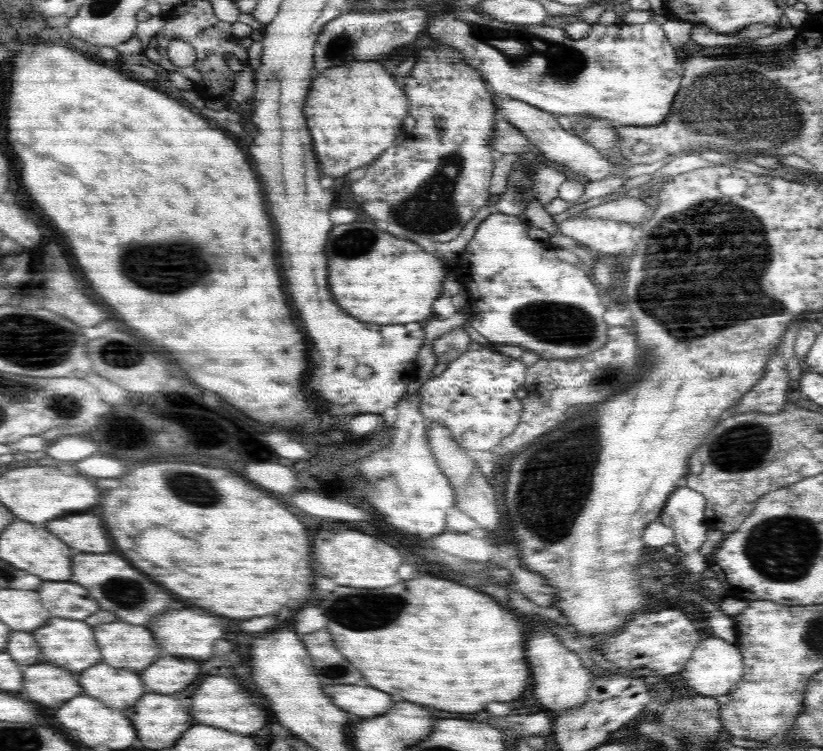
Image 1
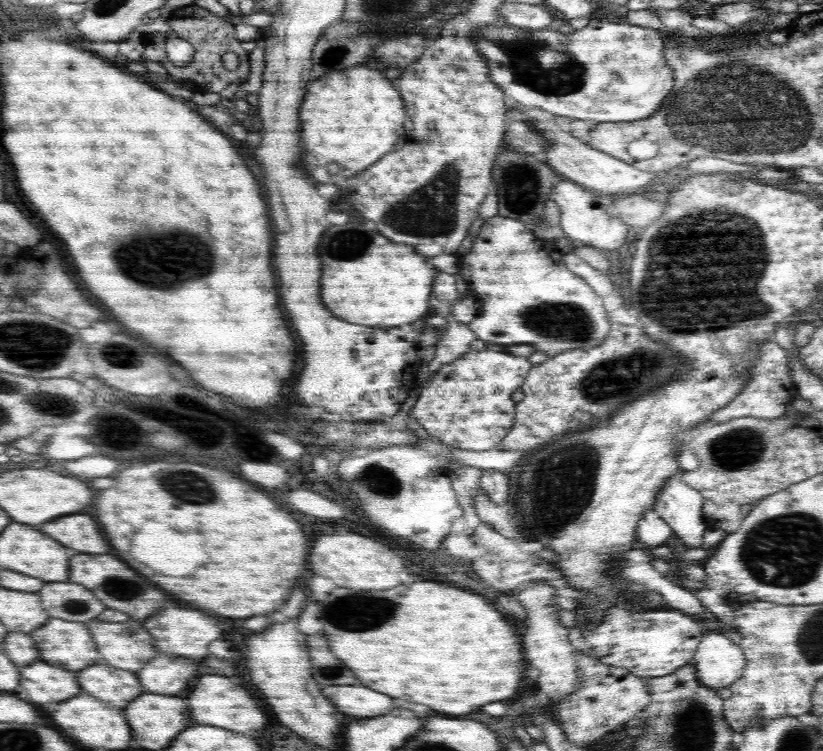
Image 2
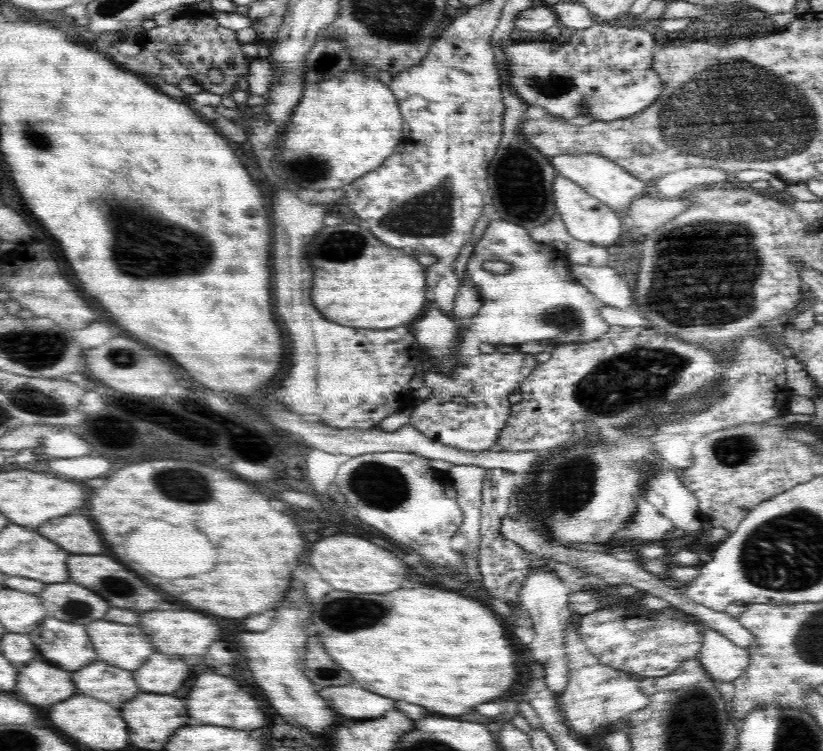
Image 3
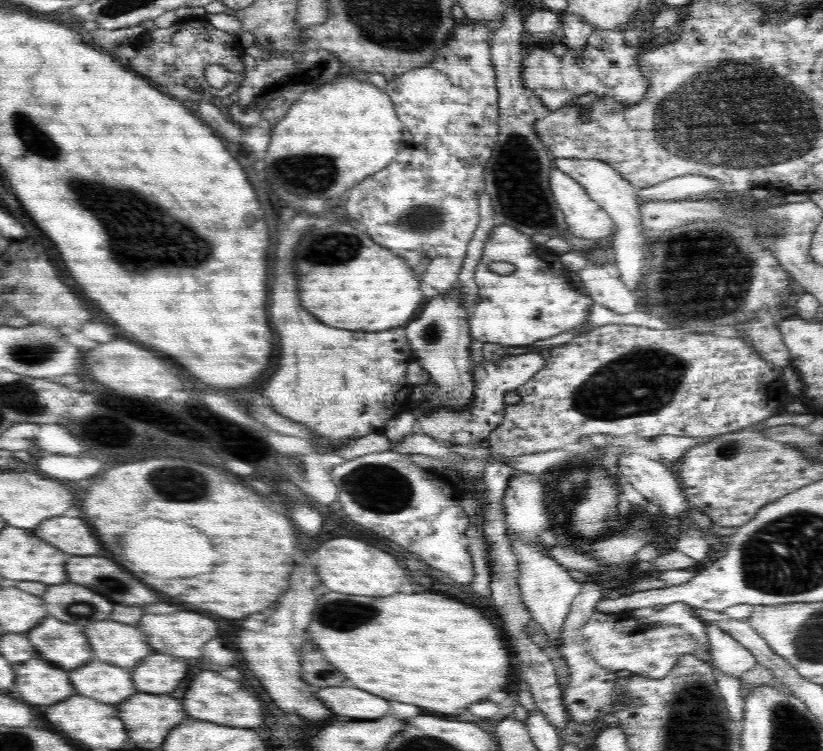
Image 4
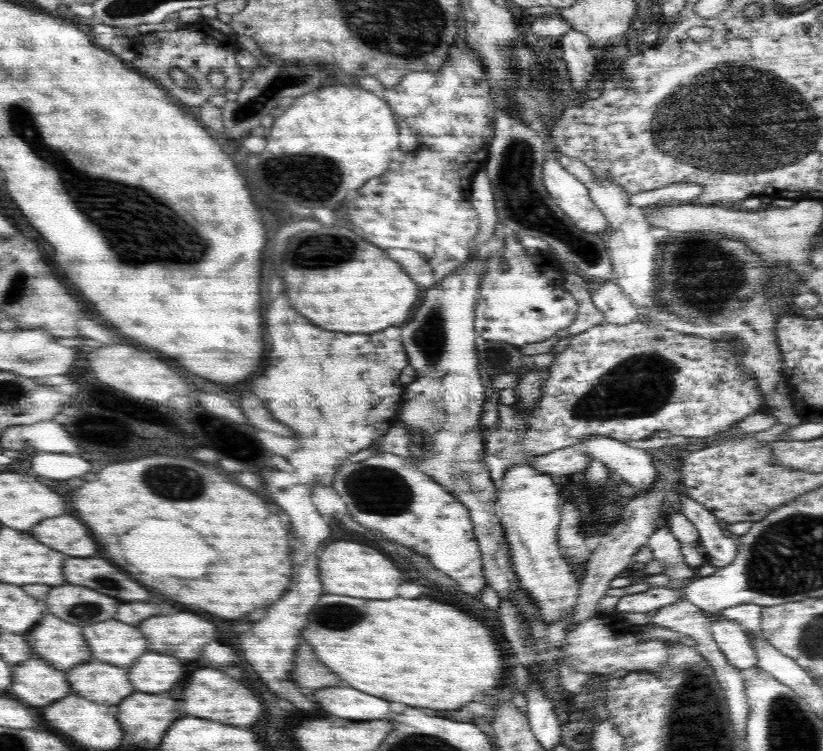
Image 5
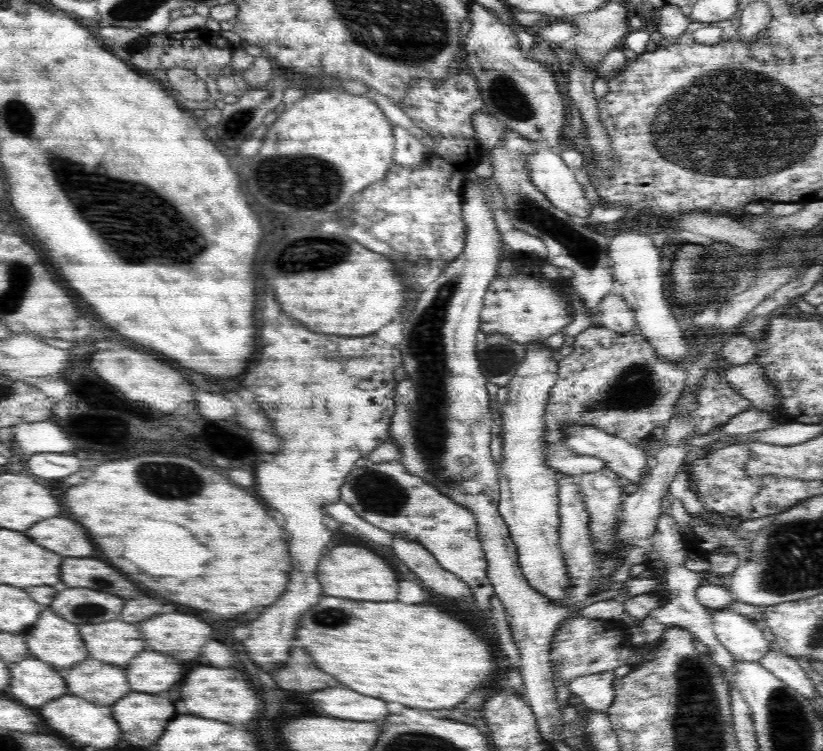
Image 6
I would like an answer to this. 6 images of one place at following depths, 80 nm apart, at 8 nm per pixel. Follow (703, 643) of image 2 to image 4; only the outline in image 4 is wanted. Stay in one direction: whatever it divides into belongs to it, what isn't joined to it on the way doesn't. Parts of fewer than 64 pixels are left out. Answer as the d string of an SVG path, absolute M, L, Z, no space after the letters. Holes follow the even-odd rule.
M714 625L707 626L708 643L710 643L710 665L716 672L727 676L742 676L757 664L755 656L744 648L738 640L728 635L728 632Z

